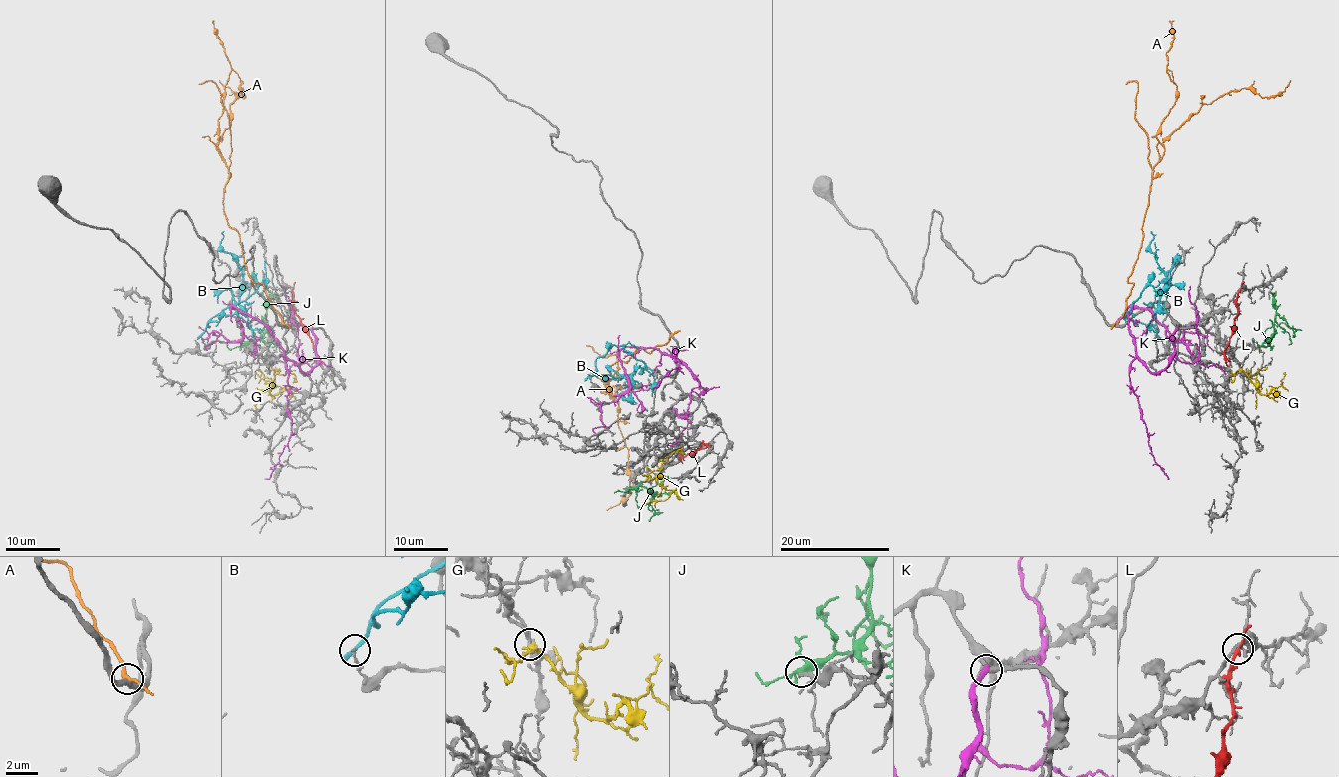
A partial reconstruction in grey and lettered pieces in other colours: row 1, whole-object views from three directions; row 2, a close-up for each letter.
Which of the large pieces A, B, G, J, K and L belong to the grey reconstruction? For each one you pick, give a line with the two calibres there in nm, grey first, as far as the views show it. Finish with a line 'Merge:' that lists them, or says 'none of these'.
G: Thickness 170 nm (grey) against 190 nm
J: Thickness 170 nm (grey) against 280 nm
Merge: G, J

